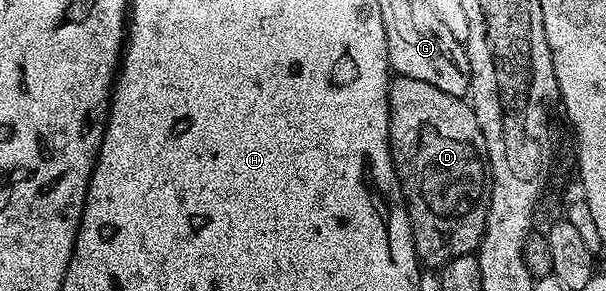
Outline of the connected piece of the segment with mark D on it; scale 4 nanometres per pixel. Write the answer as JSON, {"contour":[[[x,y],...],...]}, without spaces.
{"contour":[[[395,76],[390,82],[390,154],[402,186],[414,236],[414,250],[423,266],[441,267],[453,257],[474,253],[486,233],[490,203],[490,175],[486,140],[469,100],[448,95],[432,83]]]}

